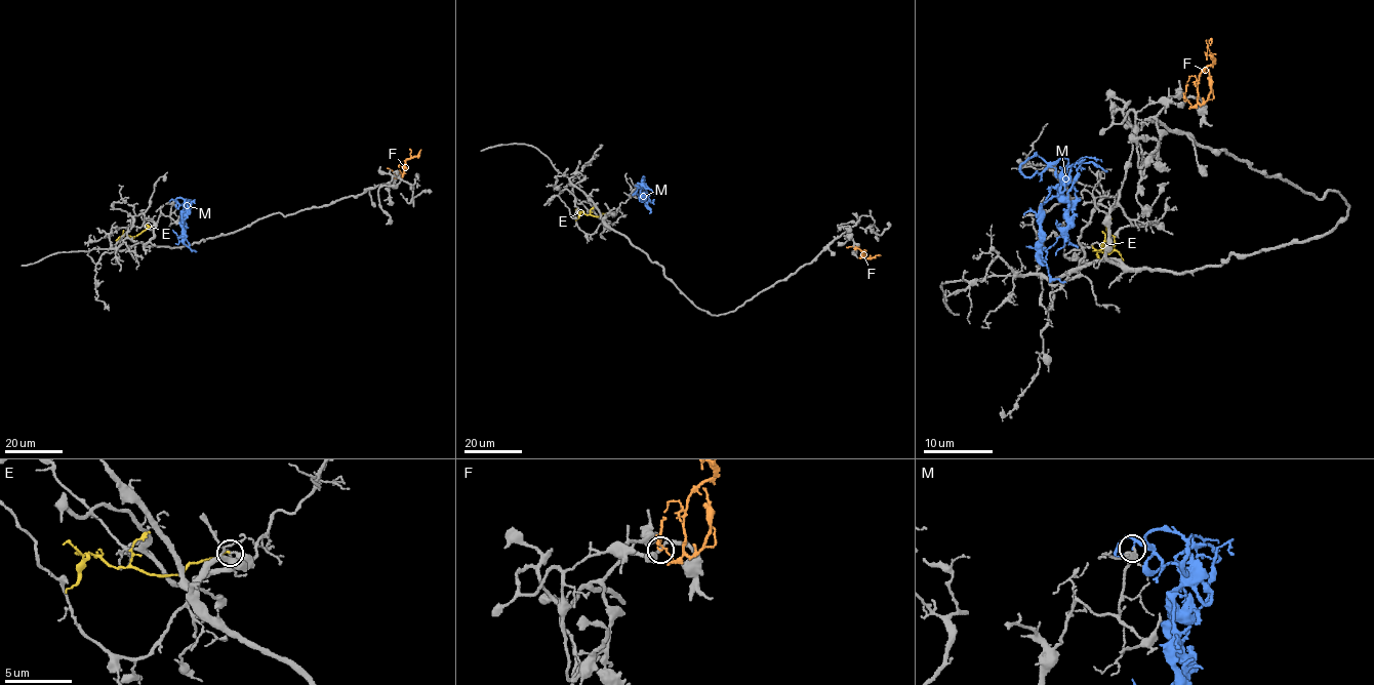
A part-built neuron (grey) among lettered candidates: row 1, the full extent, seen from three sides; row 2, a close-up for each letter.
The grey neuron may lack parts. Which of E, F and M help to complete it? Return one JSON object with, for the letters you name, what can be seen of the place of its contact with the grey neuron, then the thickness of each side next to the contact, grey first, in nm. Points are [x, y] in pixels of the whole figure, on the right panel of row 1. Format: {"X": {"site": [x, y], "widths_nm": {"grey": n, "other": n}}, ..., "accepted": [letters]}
{"E": {"site": [1102, 223], "widths_nm": {"grey": 360, "other": 100}}, "accepted": ["E"]}

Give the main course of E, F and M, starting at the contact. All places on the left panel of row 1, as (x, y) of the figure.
E: (152, 226), (134, 236), (122, 236), (117, 242)
F: (395, 175), (402, 176), (404, 161), (416, 156), (421, 149)
M: (172, 201), (176, 206), (184, 206), (180, 211), (183, 242), (196, 251)

